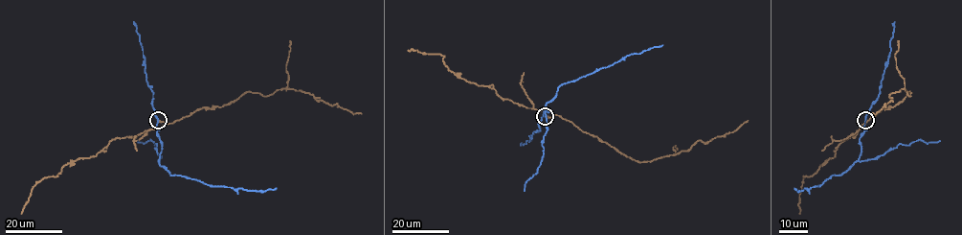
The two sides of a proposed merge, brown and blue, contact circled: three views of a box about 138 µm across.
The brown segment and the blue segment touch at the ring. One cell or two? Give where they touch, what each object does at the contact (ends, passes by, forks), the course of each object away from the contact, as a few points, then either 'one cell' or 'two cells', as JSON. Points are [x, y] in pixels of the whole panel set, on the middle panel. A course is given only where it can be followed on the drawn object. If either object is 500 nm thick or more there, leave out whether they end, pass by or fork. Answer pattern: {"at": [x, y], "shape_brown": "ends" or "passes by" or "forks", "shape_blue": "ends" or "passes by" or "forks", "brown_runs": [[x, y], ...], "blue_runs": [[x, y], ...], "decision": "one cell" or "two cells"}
{"at": [545, 116], "shape_brown": "ends", "shape_blue": "passes by", "brown_runs": [[545, 116], [559, 115], [639, 162], [687, 151], [699, 140], [707, 143], [733, 132], [748, 120]], "blue_runs": [[545, 116], [547, 109], [548, 111], [545, 105], [566, 82], [611, 65], [628, 55], [662, 45]], "decision": "two cells"}

